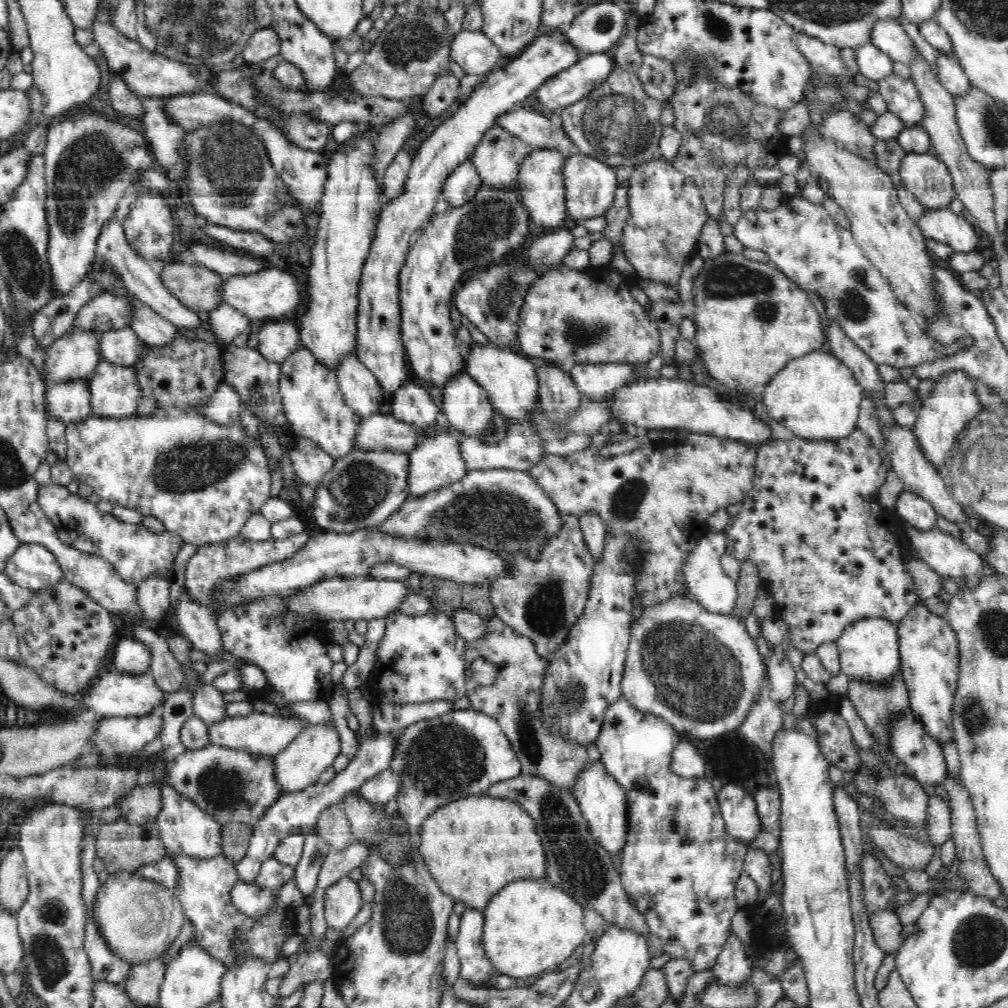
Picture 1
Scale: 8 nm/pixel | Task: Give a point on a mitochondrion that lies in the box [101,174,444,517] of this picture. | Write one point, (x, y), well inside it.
(183, 468)

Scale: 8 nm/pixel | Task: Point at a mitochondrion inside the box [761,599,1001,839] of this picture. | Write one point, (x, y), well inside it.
(975, 715)

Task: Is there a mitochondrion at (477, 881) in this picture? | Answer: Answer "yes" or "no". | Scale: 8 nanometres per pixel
no

